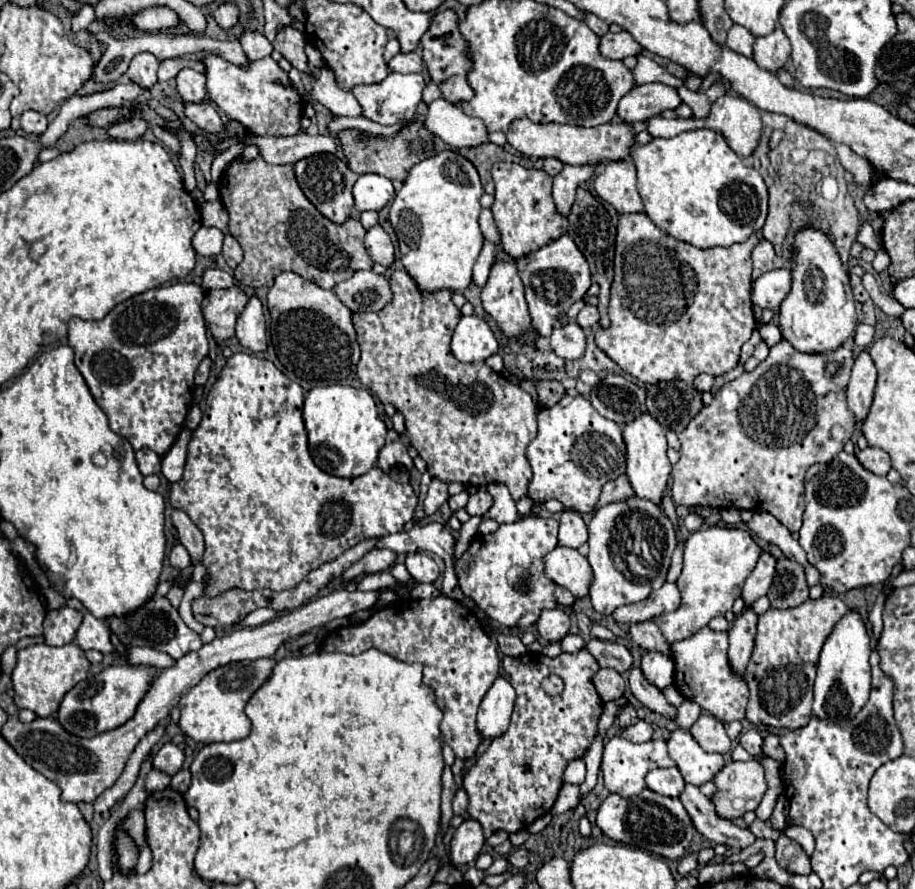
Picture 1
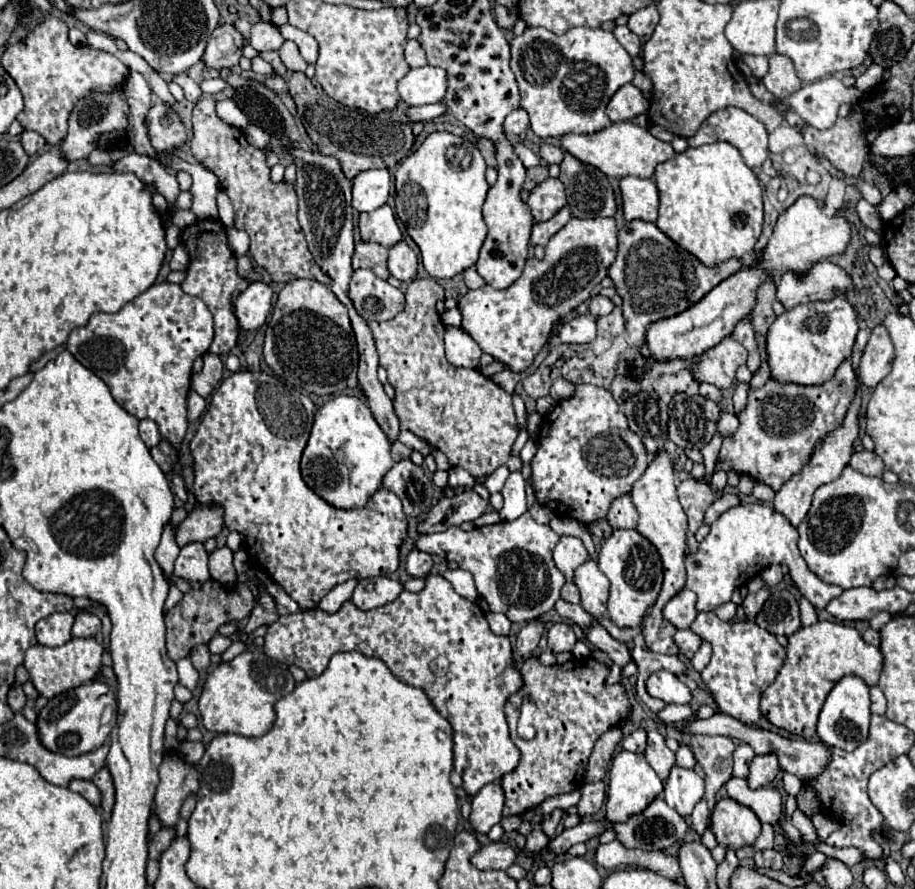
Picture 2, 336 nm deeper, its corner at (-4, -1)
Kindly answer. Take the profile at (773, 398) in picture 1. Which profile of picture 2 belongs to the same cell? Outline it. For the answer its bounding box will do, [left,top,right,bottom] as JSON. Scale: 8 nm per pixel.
[716,359,860,491]

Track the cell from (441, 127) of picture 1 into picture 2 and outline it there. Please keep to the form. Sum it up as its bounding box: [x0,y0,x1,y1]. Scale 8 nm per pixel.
[504,109,528,135]

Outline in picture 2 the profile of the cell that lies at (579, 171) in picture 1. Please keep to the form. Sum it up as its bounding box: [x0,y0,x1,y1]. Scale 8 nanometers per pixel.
[532,207,570,245]

